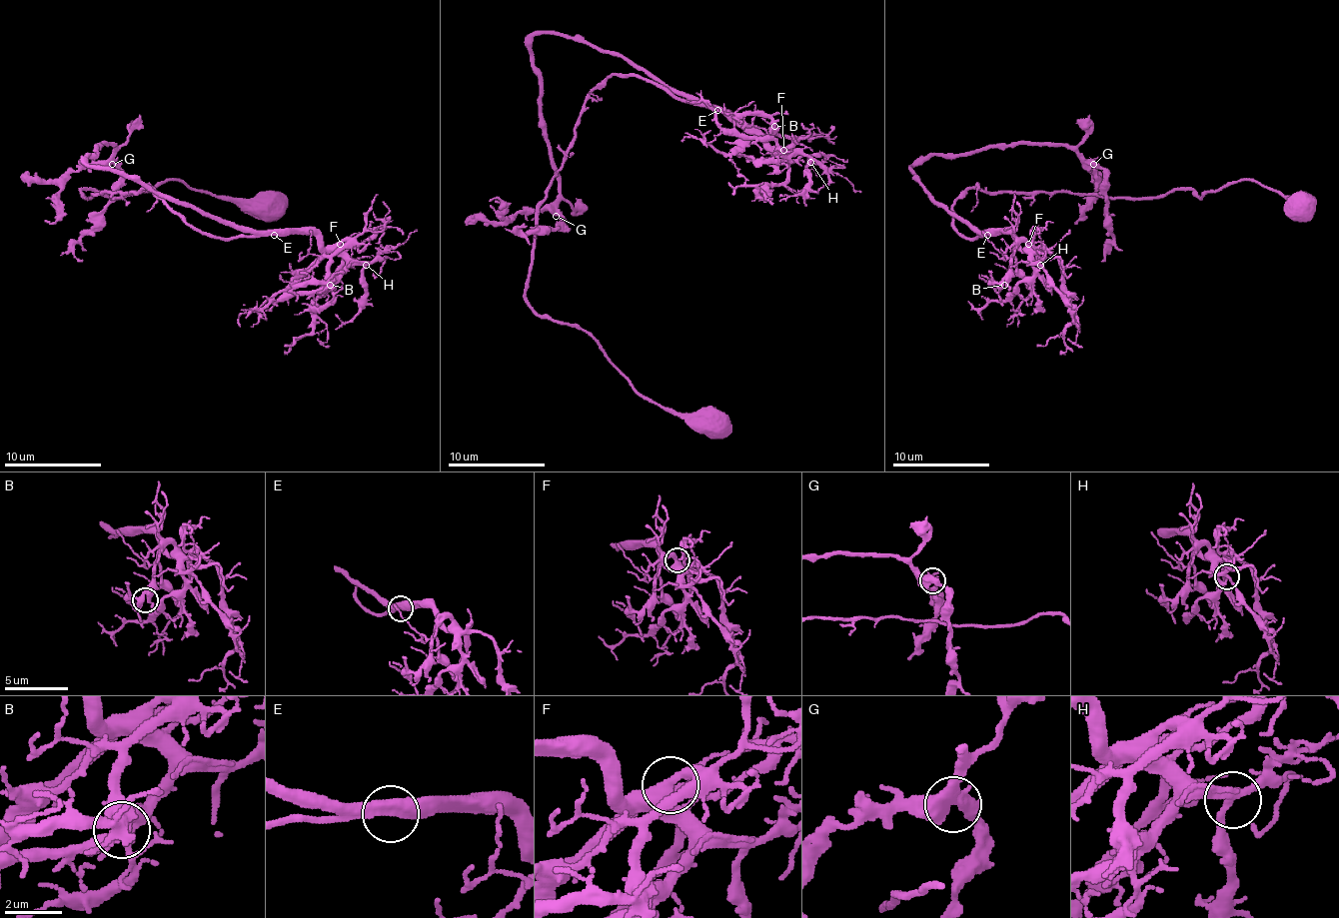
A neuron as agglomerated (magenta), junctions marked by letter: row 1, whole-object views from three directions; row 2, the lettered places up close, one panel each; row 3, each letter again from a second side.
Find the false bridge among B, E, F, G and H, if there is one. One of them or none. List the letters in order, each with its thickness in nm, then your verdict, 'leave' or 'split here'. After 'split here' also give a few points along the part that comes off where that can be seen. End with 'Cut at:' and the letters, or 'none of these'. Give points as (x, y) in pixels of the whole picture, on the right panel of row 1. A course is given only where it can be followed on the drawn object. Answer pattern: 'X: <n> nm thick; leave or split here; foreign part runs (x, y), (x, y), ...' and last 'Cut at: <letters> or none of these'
B: 340 nm thick; leave
E: 460 nm thick; leave
F: 440 nm thick; leave
G: 500 nm thick; leave
H: 240 nm thick; leave
Cut at: none of these

